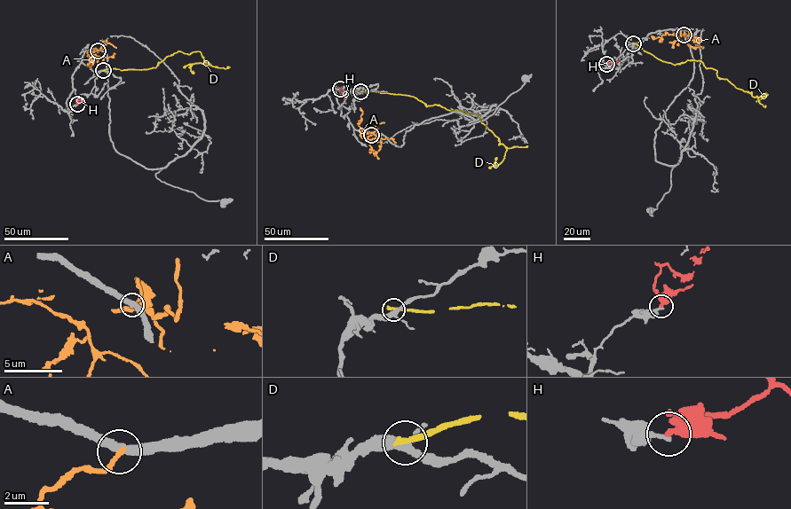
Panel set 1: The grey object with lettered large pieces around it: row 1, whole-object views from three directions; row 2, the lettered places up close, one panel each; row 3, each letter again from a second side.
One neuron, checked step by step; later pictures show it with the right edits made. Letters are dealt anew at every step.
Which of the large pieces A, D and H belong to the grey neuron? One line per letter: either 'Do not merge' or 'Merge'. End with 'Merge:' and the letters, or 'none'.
A: Do not merge
D: Do not merge
H: Do not merge
Merge: none

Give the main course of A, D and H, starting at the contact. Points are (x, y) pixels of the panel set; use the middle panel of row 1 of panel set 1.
A: (371, 135), (367, 139), (361, 137), (360, 130), (373, 132), (381, 138), (391, 138), (395, 143)
D: (360, 91), (410, 96), (426, 105), (439, 105), (478, 115), (507, 148), (503, 160), (495, 165), (496, 157)
H: (340, 89), (345, 95), (344, 99)

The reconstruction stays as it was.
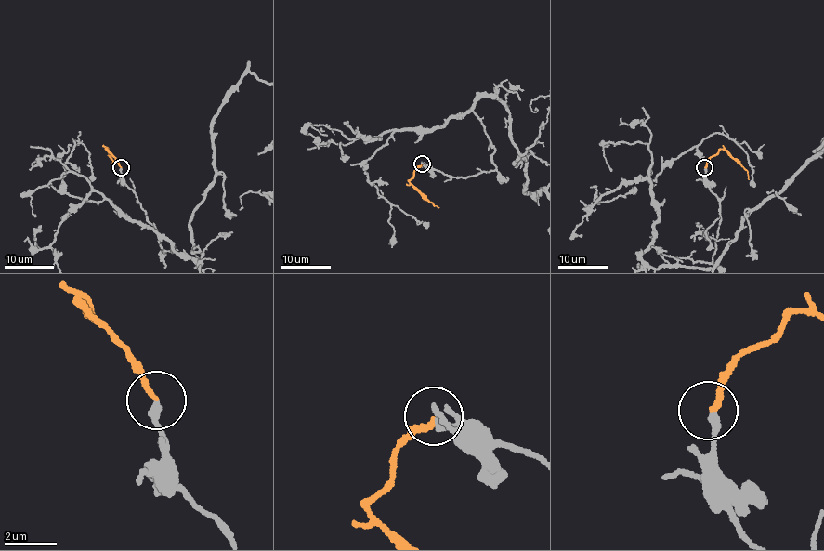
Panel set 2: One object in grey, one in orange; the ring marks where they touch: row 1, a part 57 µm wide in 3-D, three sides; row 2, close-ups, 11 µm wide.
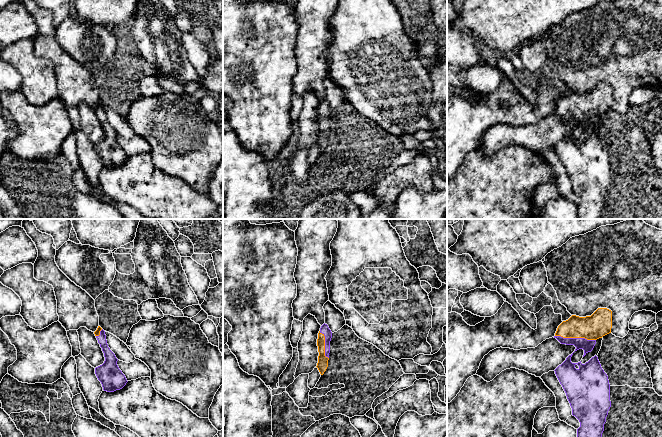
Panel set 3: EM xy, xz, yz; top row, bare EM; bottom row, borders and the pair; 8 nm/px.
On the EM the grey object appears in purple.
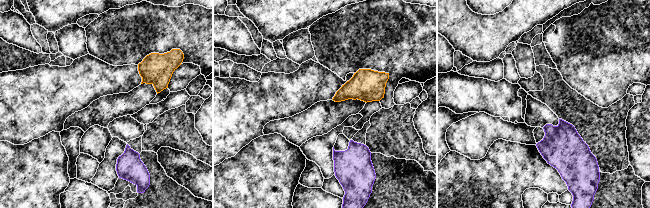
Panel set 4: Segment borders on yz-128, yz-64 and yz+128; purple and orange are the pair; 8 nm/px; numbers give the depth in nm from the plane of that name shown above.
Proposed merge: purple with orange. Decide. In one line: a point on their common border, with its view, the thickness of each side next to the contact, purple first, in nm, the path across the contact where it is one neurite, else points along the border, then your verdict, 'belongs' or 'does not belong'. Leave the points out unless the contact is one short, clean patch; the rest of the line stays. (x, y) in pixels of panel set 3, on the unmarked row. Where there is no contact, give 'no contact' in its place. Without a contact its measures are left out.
meets purple in yz at (575, 114); 120 nm thick on the purple side, 200 nm on the other; runs through yz (567, 144), (577, 124), (575, 114), (581, 108), (599, 100); belongs

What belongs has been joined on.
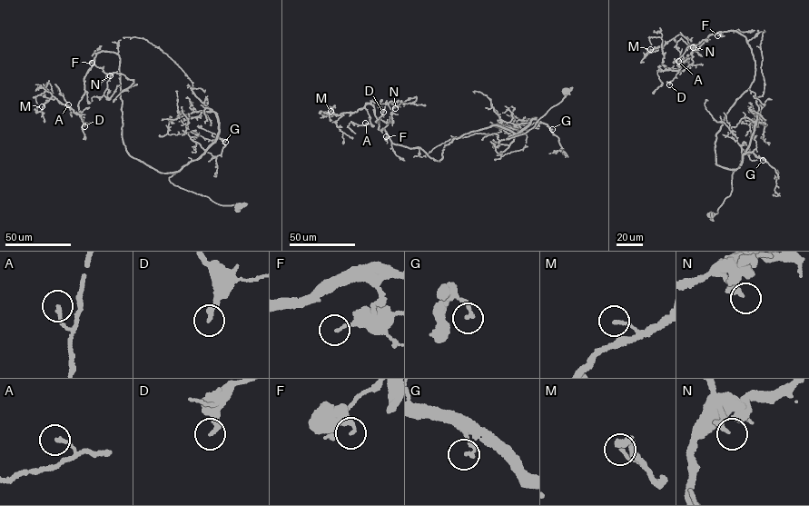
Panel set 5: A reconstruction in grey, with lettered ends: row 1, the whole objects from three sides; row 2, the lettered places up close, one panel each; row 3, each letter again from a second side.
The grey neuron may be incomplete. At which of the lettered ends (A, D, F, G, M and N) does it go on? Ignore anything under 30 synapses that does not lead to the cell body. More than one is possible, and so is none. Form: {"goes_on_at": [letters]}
{"goes_on_at": ["D"]}

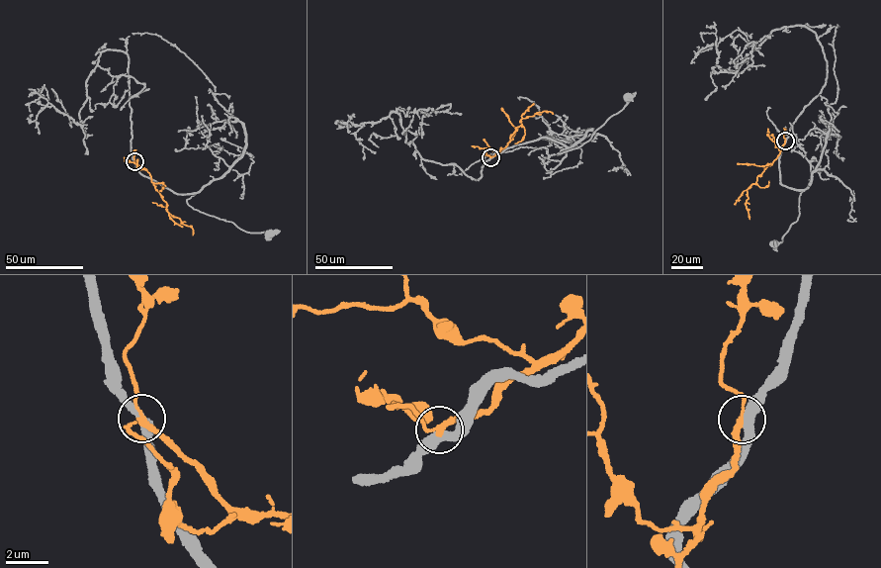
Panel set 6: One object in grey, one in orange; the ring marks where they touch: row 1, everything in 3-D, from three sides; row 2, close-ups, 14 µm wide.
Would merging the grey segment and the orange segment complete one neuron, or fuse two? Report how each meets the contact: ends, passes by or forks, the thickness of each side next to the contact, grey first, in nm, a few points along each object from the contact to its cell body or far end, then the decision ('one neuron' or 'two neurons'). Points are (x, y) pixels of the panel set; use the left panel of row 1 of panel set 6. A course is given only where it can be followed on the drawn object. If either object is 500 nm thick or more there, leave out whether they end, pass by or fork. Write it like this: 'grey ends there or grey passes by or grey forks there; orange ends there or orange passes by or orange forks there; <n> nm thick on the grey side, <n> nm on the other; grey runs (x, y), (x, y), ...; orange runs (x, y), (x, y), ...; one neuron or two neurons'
grey passes by; orange passes by; 400 nm thick on the grey side, 240 nm on the other; grey runs (134, 161), (140, 173), (179, 194), (200, 190), (187, 201), (194, 209), (230, 222), (247, 232), (270, 233); orange runs (134, 161), (149, 174), (166, 203), (168, 212), (190, 226), (192, 235); two neurons

